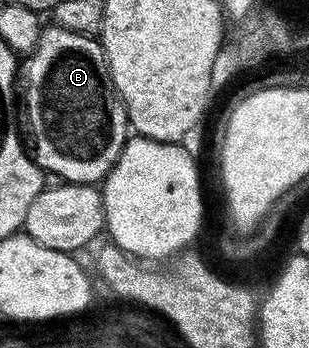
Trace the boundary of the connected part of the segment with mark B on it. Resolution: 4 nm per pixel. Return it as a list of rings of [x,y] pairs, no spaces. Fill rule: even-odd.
[[[51,24],[42,31],[39,42],[34,50],[26,55],[27,63],[21,66],[21,98],[27,101],[27,122],[31,125],[31,134],[35,137],[35,150],[33,157],[40,170],[49,173],[57,173],[64,182],[85,182],[88,184],[99,184],[106,179],[107,174],[114,168],[115,161],[121,156],[123,145],[127,143],[129,137],[129,123],[127,120],[127,109],[123,107],[123,101],[119,99],[119,93],[115,90],[115,85],[109,72],[107,57],[103,51],[102,41],[86,34],[69,32],[65,28]]]

